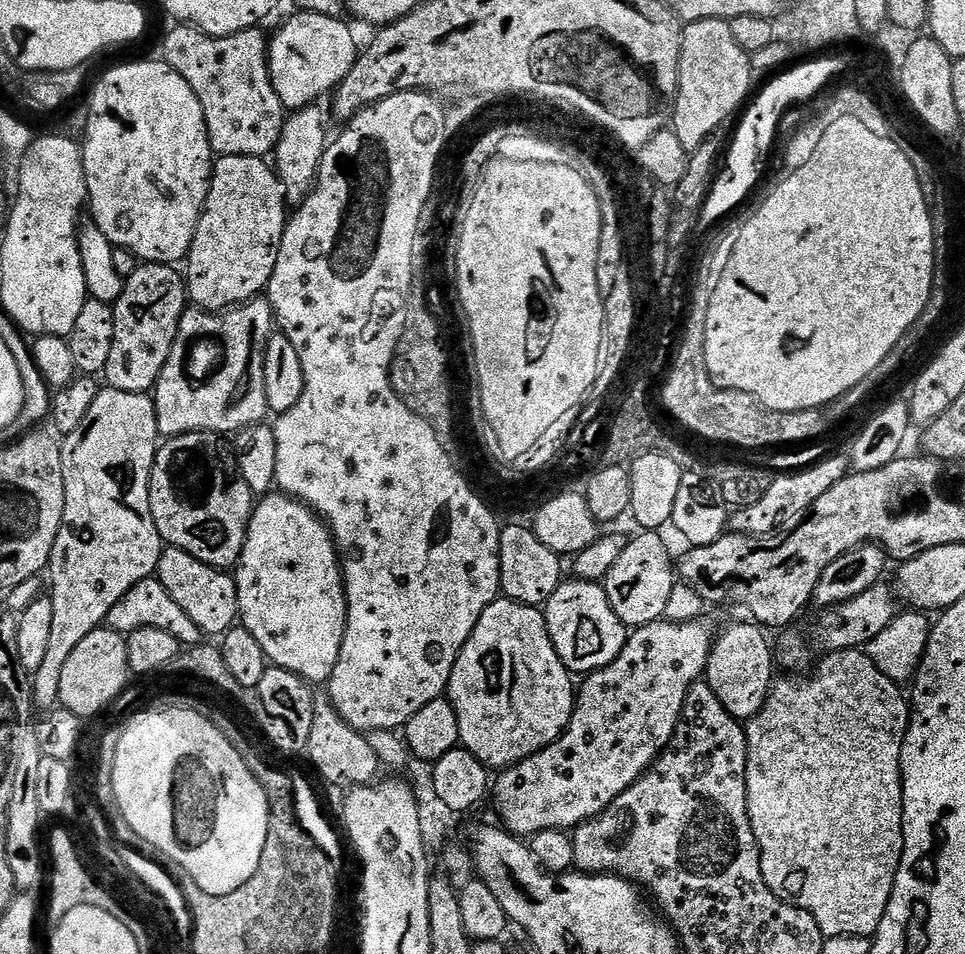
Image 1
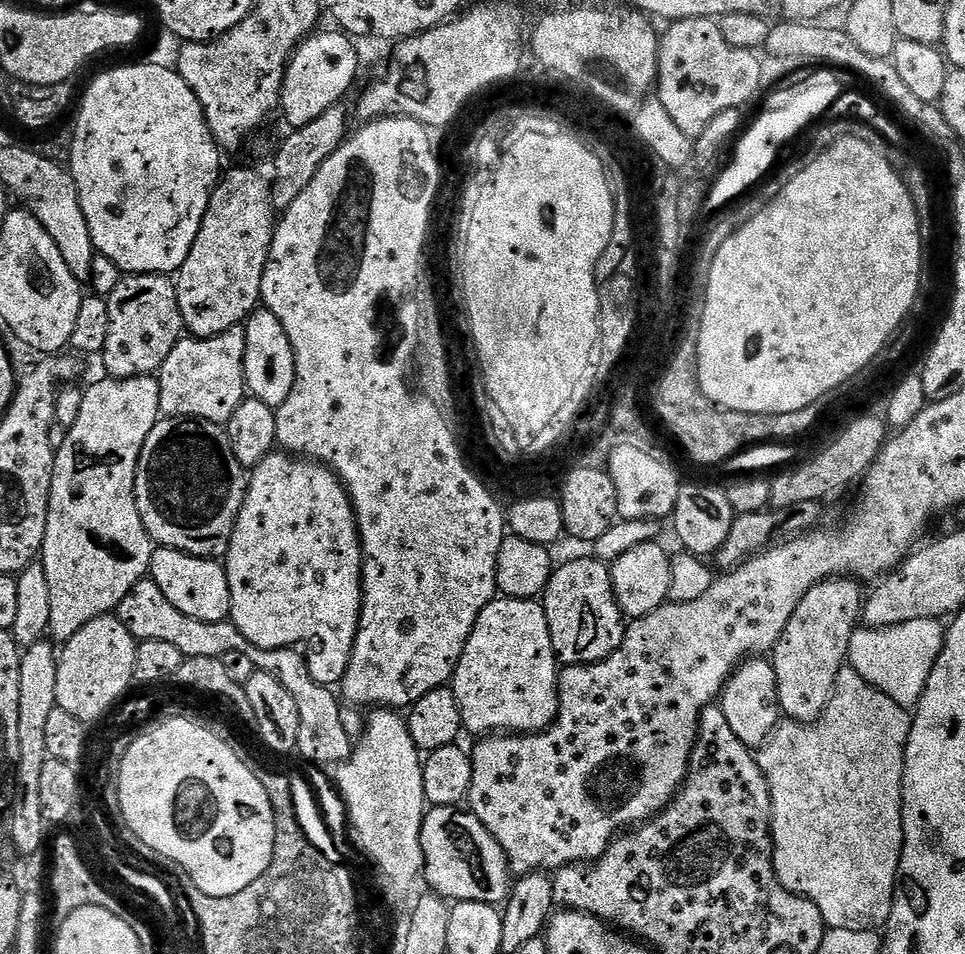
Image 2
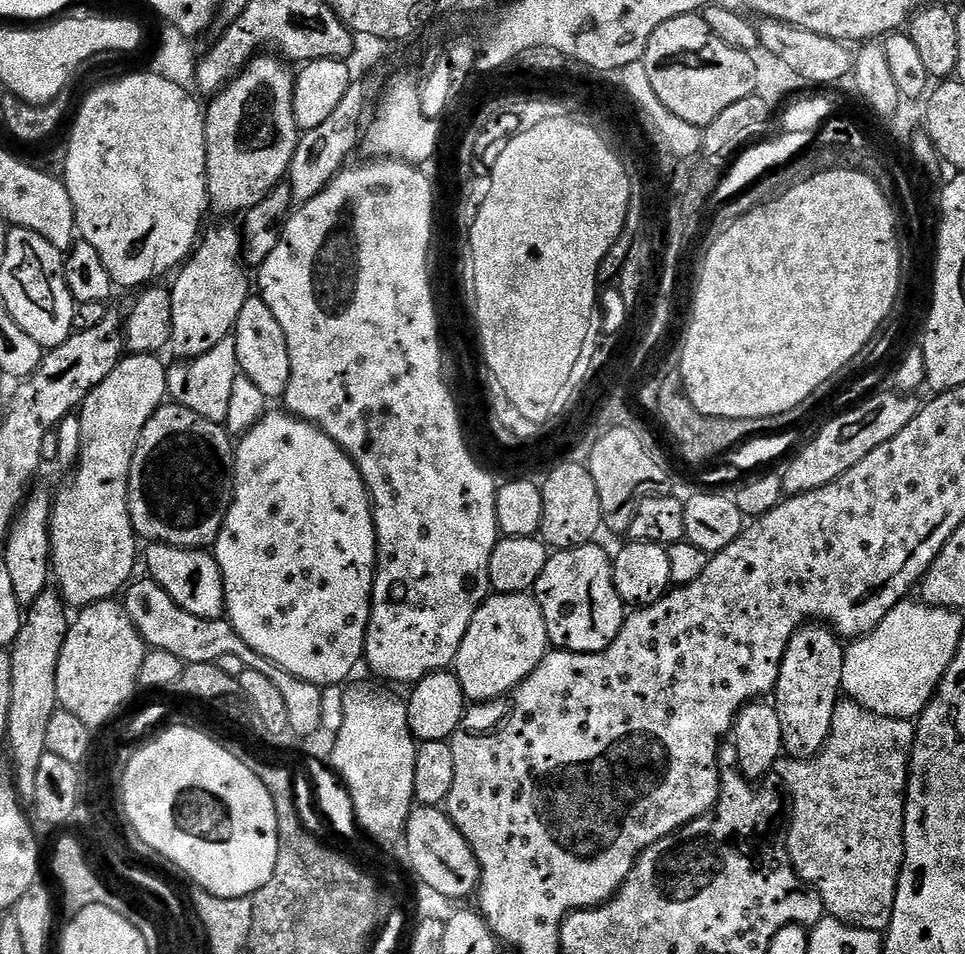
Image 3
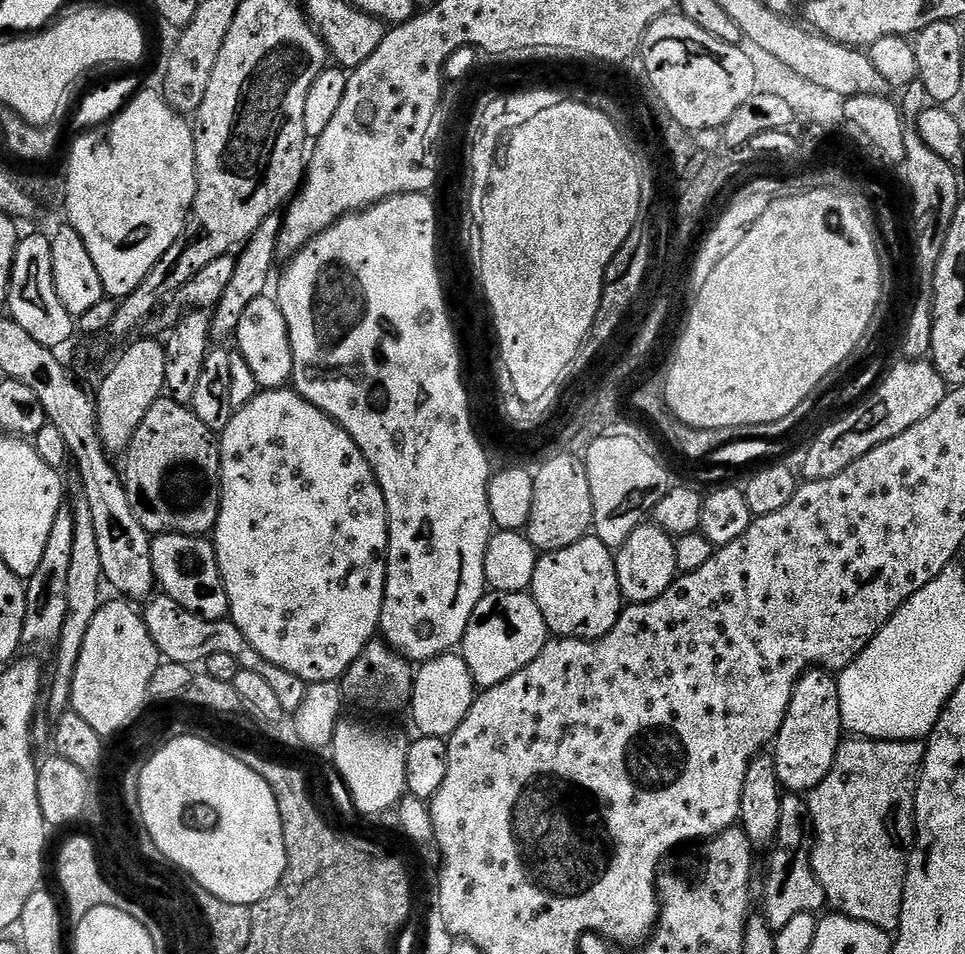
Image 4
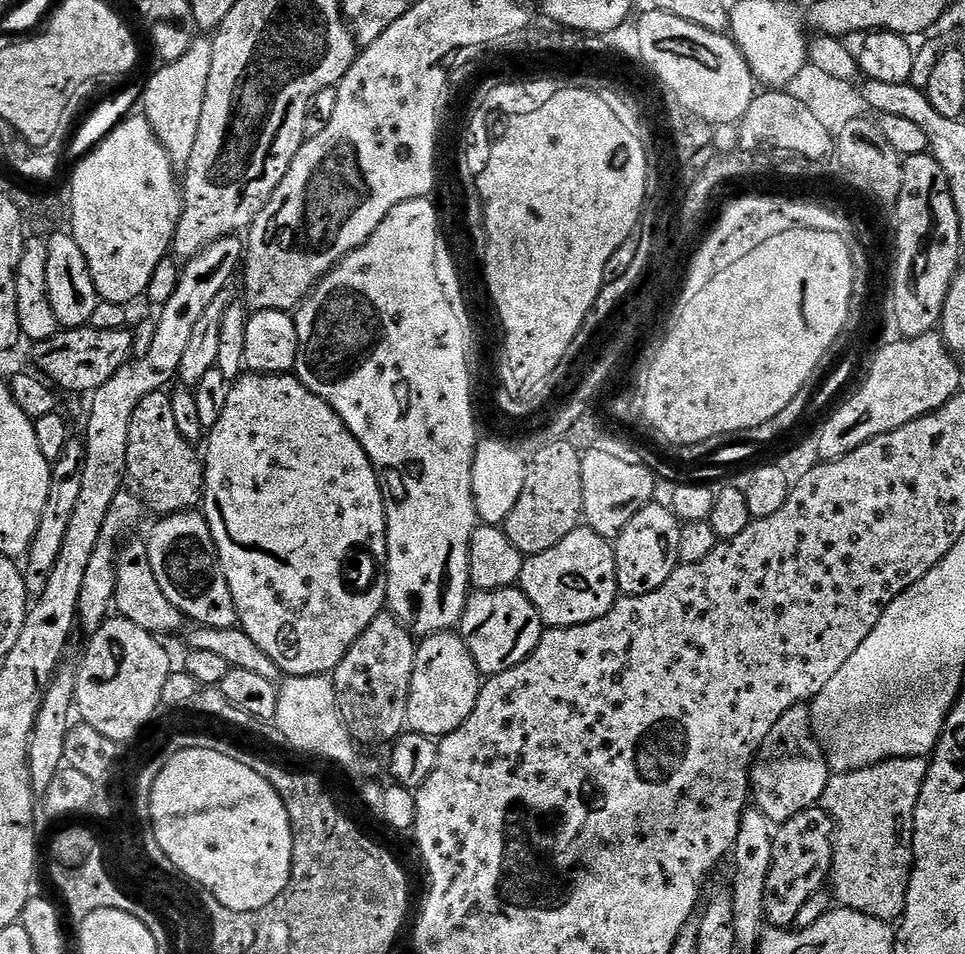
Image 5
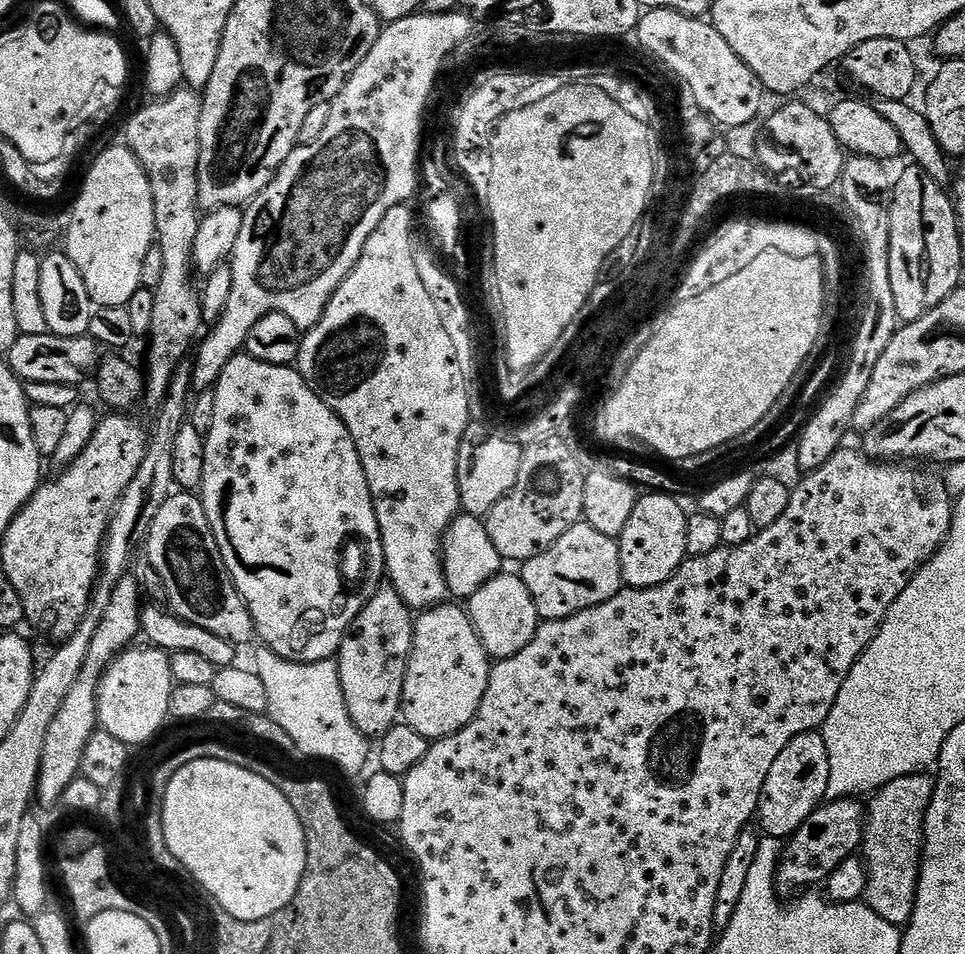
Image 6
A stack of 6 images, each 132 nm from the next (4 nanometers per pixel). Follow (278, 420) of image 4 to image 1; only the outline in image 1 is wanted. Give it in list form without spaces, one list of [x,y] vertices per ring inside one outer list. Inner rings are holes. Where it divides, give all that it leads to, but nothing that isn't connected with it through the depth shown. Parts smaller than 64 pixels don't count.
[[[269,494],[259,497],[252,509],[234,579],[240,607],[239,623],[254,634],[269,661],[277,668],[296,672],[309,685],[327,685],[330,674],[334,674],[334,666],[338,666],[338,654],[342,650],[348,621],[348,599],[344,593],[340,553],[336,551],[336,541],[328,525],[294,496]]]

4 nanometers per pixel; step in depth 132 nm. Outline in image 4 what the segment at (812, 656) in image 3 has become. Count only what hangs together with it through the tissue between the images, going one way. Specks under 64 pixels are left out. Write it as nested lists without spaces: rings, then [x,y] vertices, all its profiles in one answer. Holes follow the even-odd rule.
[[[809,670],[794,686],[786,718],[774,741],[781,789],[788,794],[807,794],[815,790],[822,778],[830,774],[841,739],[837,677],[827,670]]]

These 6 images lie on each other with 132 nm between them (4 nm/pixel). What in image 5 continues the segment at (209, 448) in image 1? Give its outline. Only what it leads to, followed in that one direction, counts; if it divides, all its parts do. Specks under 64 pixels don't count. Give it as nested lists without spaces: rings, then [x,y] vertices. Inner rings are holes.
[[[161,390],[154,394],[146,394],[142,402],[134,410],[134,418],[130,418],[130,442],[126,446],[126,462],[128,476],[137,484],[135,487],[142,493],[142,499],[149,513],[157,512],[157,517],[173,516],[175,512],[193,511],[201,503],[204,494],[204,465],[201,453],[189,440],[182,438],[178,426],[174,422],[174,410],[170,407],[171,395]]]

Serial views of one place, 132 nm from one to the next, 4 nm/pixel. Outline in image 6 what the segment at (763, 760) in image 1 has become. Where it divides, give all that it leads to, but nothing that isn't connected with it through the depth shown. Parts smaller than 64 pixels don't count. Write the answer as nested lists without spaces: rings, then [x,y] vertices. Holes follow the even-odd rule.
[[[927,771],[915,772],[875,789],[872,805],[866,808],[862,859],[868,866],[868,885],[864,900],[874,914],[897,926],[906,926],[914,914],[924,851],[924,819],[935,789],[935,779]]]

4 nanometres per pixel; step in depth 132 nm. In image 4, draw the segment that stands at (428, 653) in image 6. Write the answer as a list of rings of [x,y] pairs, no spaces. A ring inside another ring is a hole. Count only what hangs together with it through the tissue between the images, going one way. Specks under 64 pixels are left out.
[[[450,651],[443,656],[423,661],[412,682],[410,713],[416,723],[415,731],[421,736],[451,736],[466,718],[477,695],[476,683],[472,681],[470,666],[466,666],[463,655]]]

